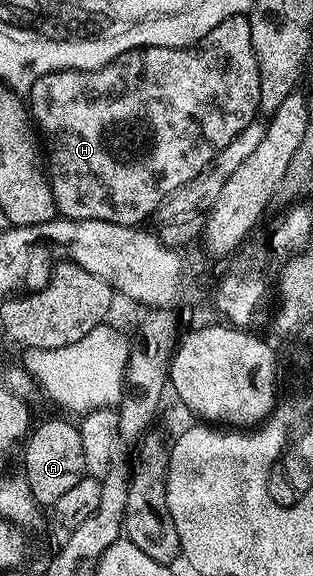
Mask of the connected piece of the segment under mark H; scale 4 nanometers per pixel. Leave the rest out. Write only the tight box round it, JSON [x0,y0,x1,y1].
[28,16,260,225]

